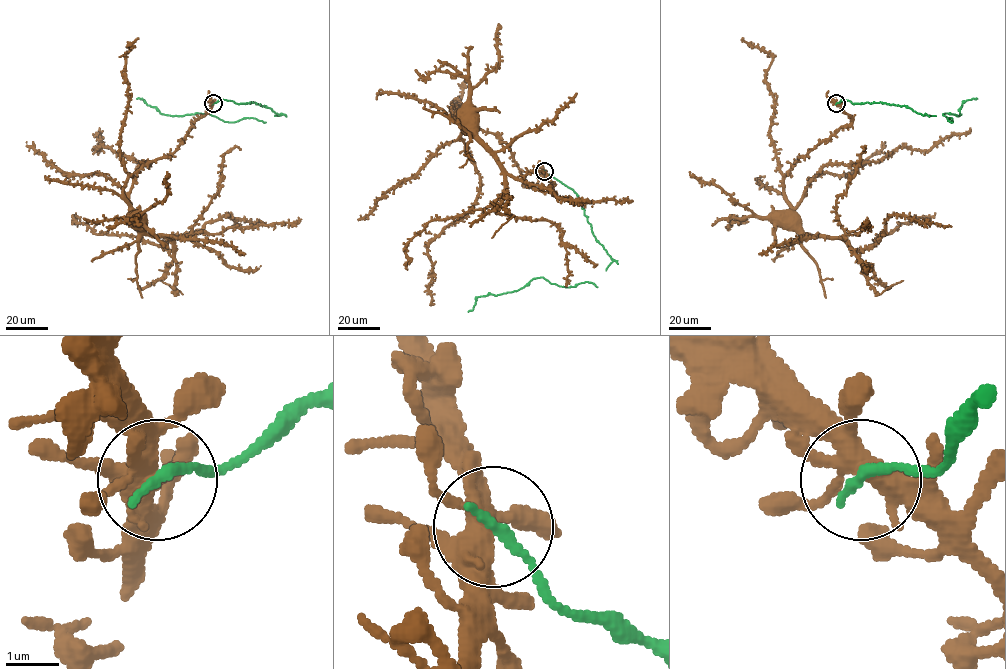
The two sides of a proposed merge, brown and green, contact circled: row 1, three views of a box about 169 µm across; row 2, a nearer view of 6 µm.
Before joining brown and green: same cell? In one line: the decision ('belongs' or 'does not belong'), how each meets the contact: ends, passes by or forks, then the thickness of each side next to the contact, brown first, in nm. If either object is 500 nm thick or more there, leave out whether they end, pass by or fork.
does not belong; brown forks; green ends; calibres 400 and 240 nm

